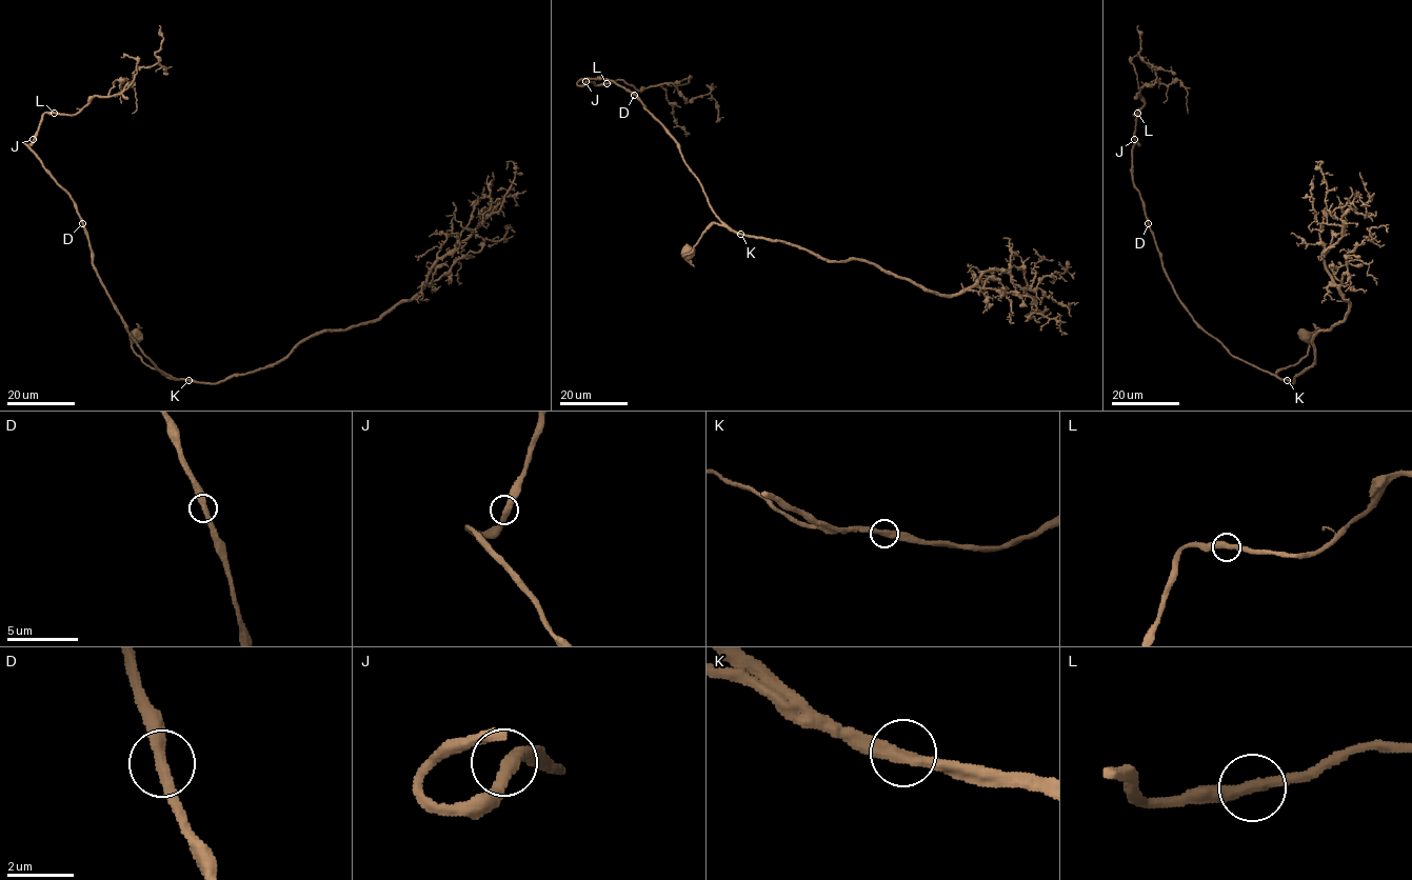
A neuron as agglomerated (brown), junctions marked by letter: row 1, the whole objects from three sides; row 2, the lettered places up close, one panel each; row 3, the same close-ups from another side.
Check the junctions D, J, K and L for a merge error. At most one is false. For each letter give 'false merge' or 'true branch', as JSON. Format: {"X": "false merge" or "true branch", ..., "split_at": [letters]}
{"D": "true branch", "J": "true branch", "K": "true branch", "L": "true branch", "split_at": []}

